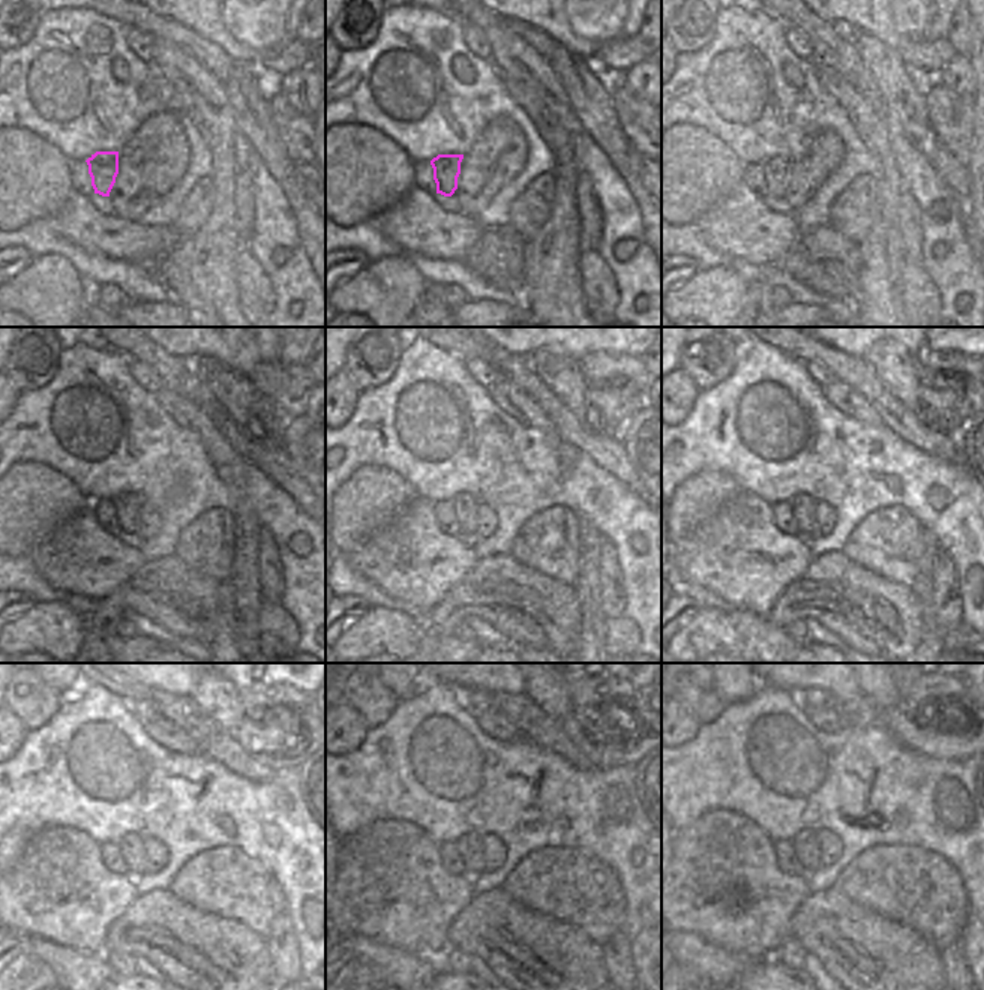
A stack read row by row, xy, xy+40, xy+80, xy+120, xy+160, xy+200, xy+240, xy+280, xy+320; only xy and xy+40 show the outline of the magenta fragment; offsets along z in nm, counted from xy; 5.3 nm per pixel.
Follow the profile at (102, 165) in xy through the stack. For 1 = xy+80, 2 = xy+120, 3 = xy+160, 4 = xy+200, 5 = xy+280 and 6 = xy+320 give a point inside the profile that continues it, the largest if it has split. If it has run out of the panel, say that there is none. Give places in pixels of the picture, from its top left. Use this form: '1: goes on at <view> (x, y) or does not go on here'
1: goes on at xy+80 (777, 170)
2: goes on at xy+120 (128, 506)
3: goes on at xy+160 (465, 506)
4: goes on at xy+200 (803, 507)
5: goes on at xy+280 (470, 845)
6: goes on at xy+320 (804, 843)

